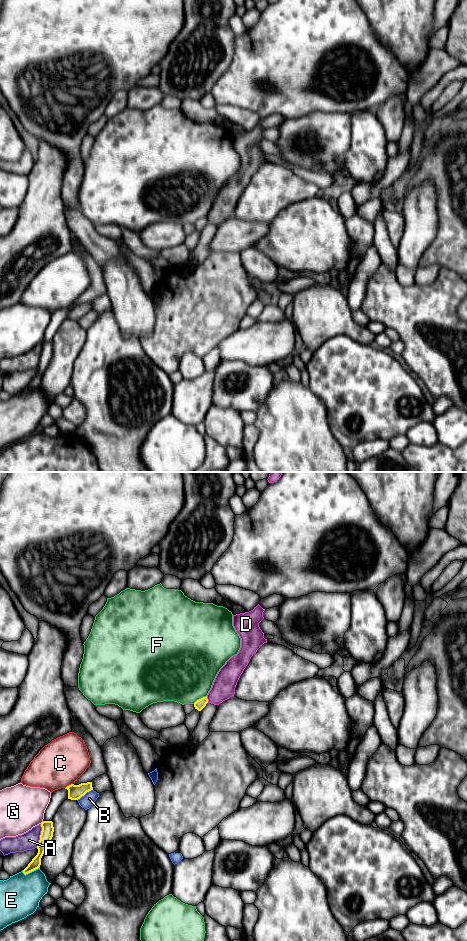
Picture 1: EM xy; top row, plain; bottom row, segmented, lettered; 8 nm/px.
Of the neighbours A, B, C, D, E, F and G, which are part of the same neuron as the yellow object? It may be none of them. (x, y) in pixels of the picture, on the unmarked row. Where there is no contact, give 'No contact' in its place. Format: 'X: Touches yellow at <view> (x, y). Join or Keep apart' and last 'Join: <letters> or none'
A: Touches yellow at xy (40, 356). Keep apart
B: Touches yellow at xy (84, 314). Keep apart
C: Touches yellow at xy (69, 305). Keep apart
D: Touches yellow at xy (207, 219). Keep apart
E: Touches yellow at xy (30, 391). Keep apart
F: Touches yellow at xy (199, 219). Keep apart
G: Touches yellow at xy (42, 342). Keep apart
Join: none

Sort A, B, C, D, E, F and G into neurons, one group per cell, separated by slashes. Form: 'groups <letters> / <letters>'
groups A / B / C / D / E / F / G

